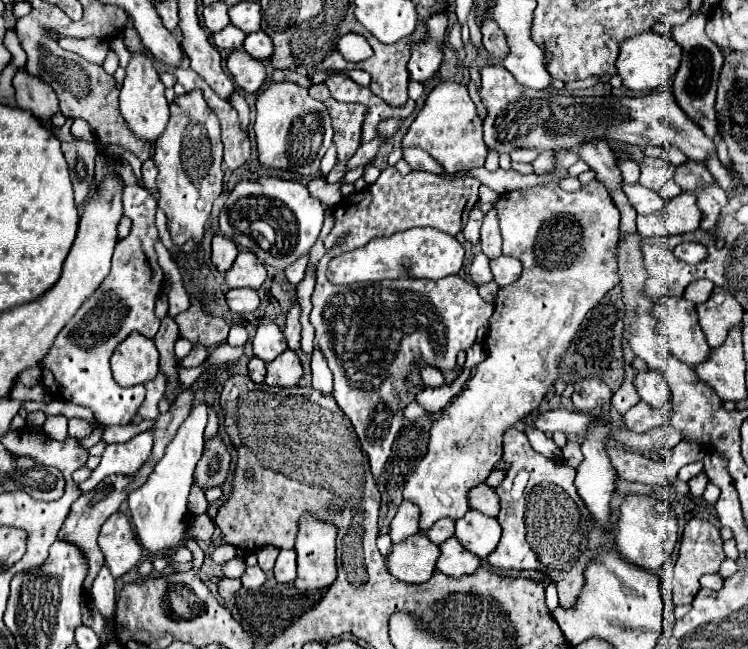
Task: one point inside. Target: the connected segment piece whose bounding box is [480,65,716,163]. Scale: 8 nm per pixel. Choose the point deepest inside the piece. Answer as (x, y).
(517, 117)

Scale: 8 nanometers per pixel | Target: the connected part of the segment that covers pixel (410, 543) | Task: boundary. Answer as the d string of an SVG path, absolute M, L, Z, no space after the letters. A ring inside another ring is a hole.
M416 533L412 539L402 539L400 543L392 543L392 549L386 557L388 571L406 583L426 583L436 569L436 561L440 557L438 545L434 545L428 537Z

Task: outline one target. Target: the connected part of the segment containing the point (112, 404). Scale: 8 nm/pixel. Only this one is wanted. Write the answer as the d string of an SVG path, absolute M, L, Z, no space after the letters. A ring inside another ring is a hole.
M140 185L124 187L124 215L132 219L132 231L126 239L118 241L110 275L78 309L64 331L60 331L50 353L42 361L44 387L50 387L46 379L52 375L54 397L92 407L96 413L96 423L104 425L128 425L144 401L144 385L126 389L114 381L110 371L110 357L116 345L124 341L132 331L146 333L146 337L154 337L156 333L154 303L164 275L162 269L156 267L154 243L158 241L158 229L154 225L152 207L152 195L146 189Z

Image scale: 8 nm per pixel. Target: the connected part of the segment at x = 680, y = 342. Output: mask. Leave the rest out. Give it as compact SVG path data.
M662 297L654 307L660 319L658 333L666 337L670 353L690 367L704 363L712 353L698 325L694 307L696 305L684 297Z

